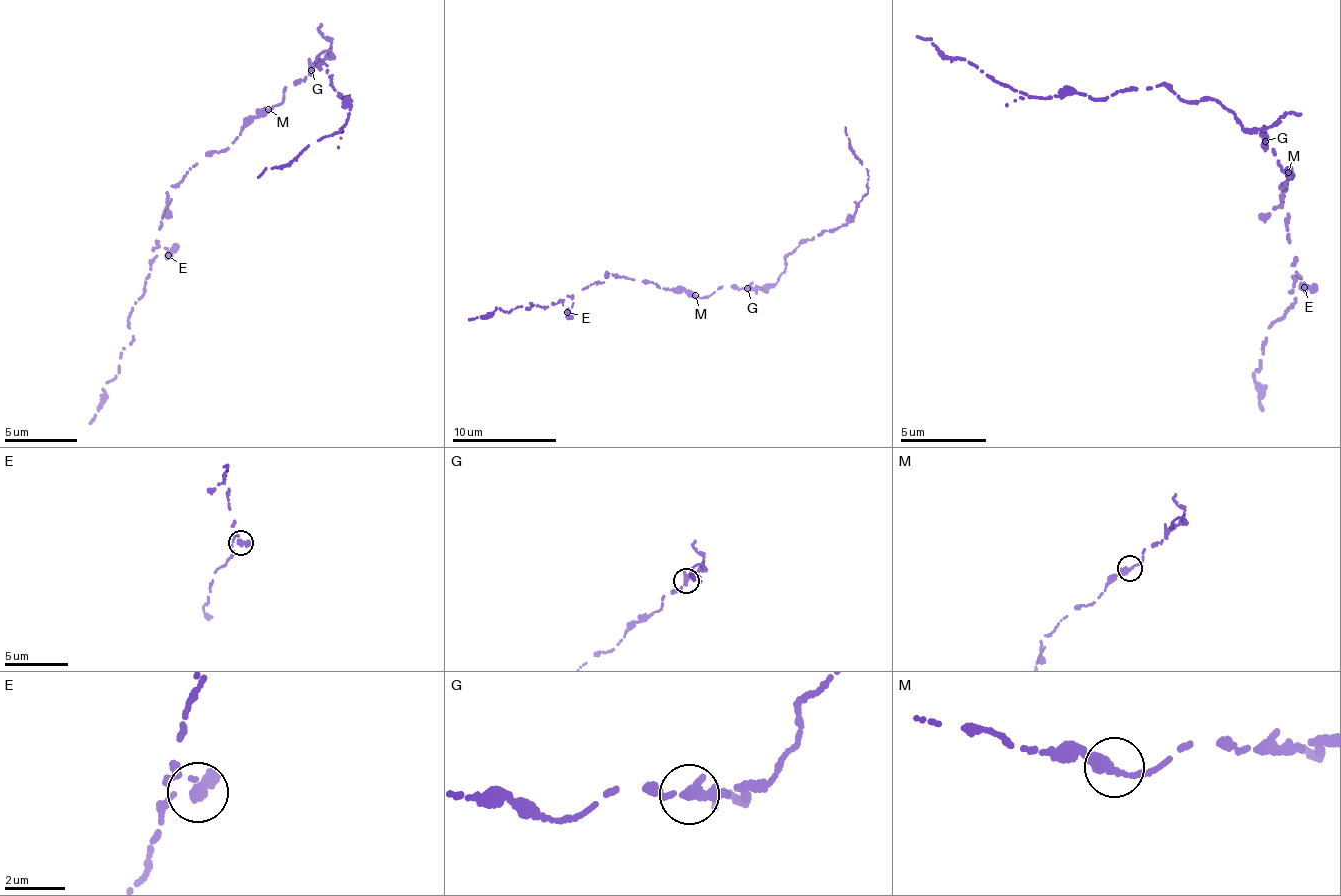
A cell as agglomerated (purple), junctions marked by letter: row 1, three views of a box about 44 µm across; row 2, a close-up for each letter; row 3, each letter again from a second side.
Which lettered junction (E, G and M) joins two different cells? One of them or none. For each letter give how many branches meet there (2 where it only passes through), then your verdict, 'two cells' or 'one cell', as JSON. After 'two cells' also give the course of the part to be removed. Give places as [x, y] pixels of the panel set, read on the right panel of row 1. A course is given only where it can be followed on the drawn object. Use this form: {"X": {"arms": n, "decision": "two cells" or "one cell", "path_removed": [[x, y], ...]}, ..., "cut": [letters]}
{"E": {"arms": 1, "decision": "one cell"}, "G": {"arms": 2, "decision": "two cells", "path_removed": [[1265, 141], [1206, 96], [1188, 102], [1162, 85], [1095, 102], [1077, 94], [1020, 93], [915, 37]]}, "M": {"arms": 2, "decision": "one cell"}, "cut": ["G"]}

